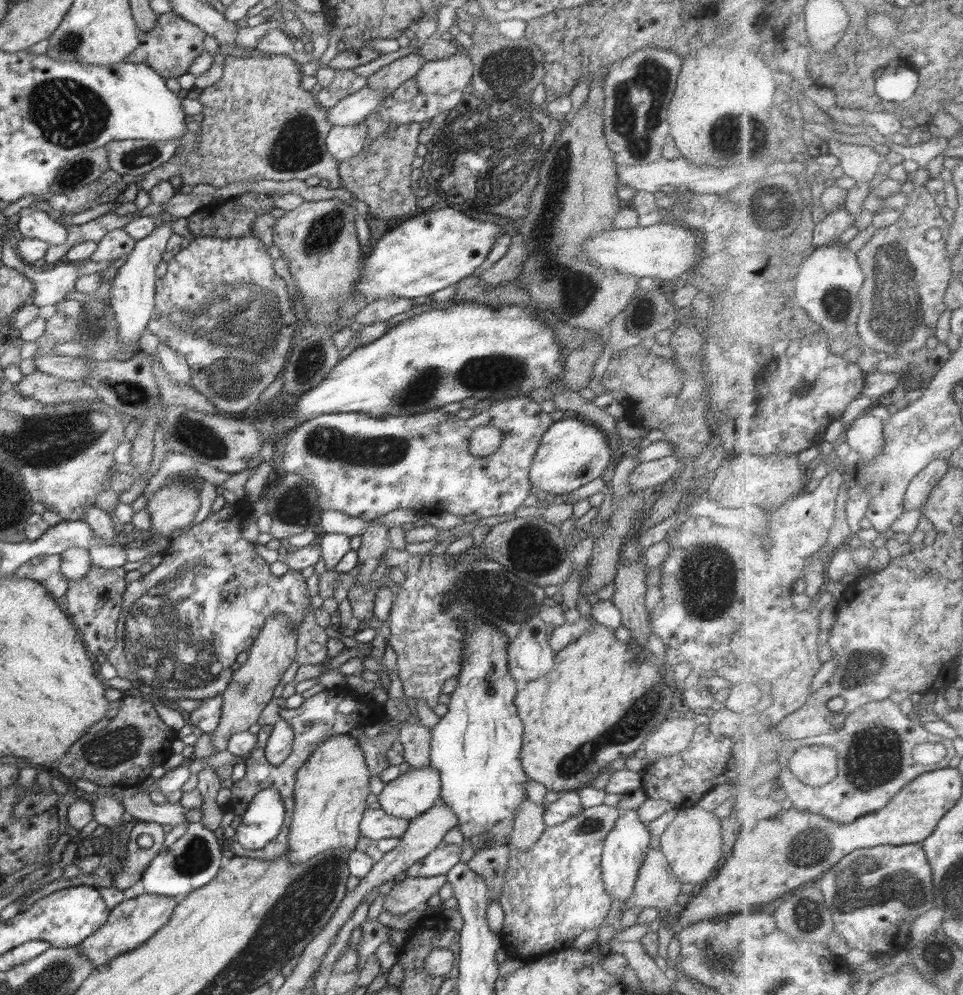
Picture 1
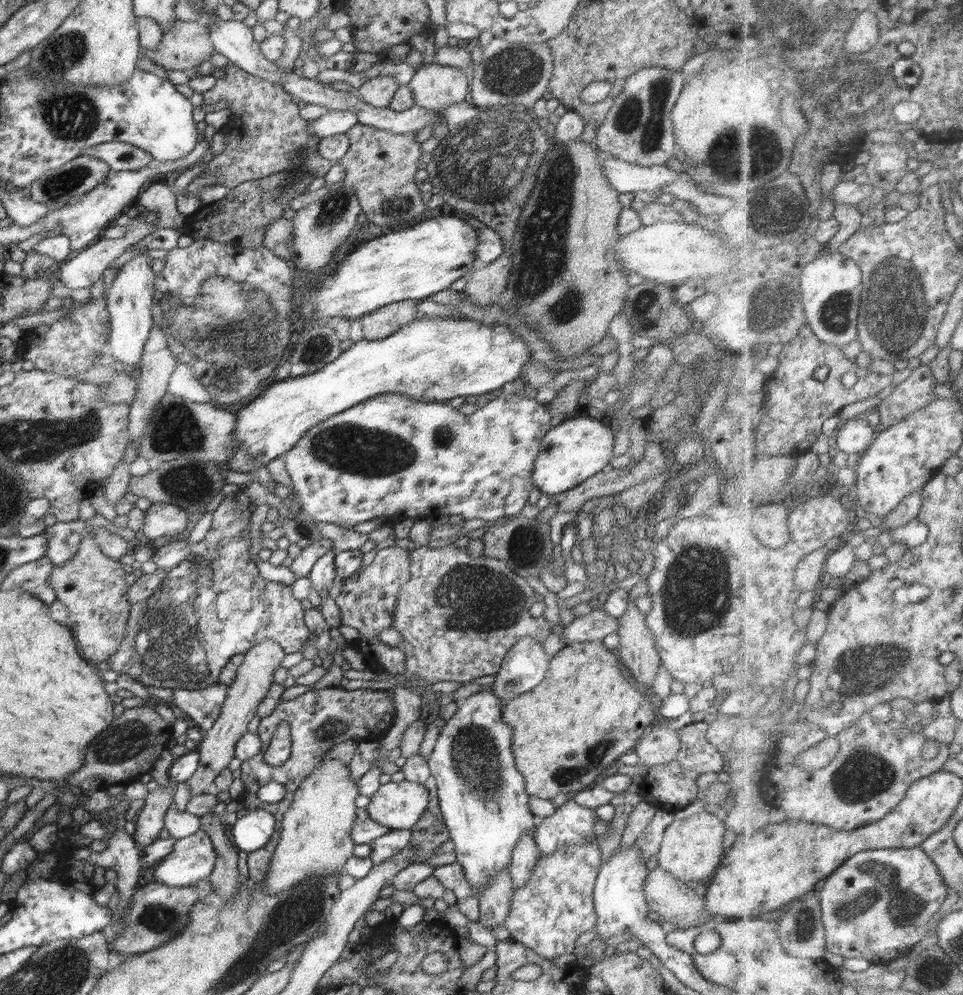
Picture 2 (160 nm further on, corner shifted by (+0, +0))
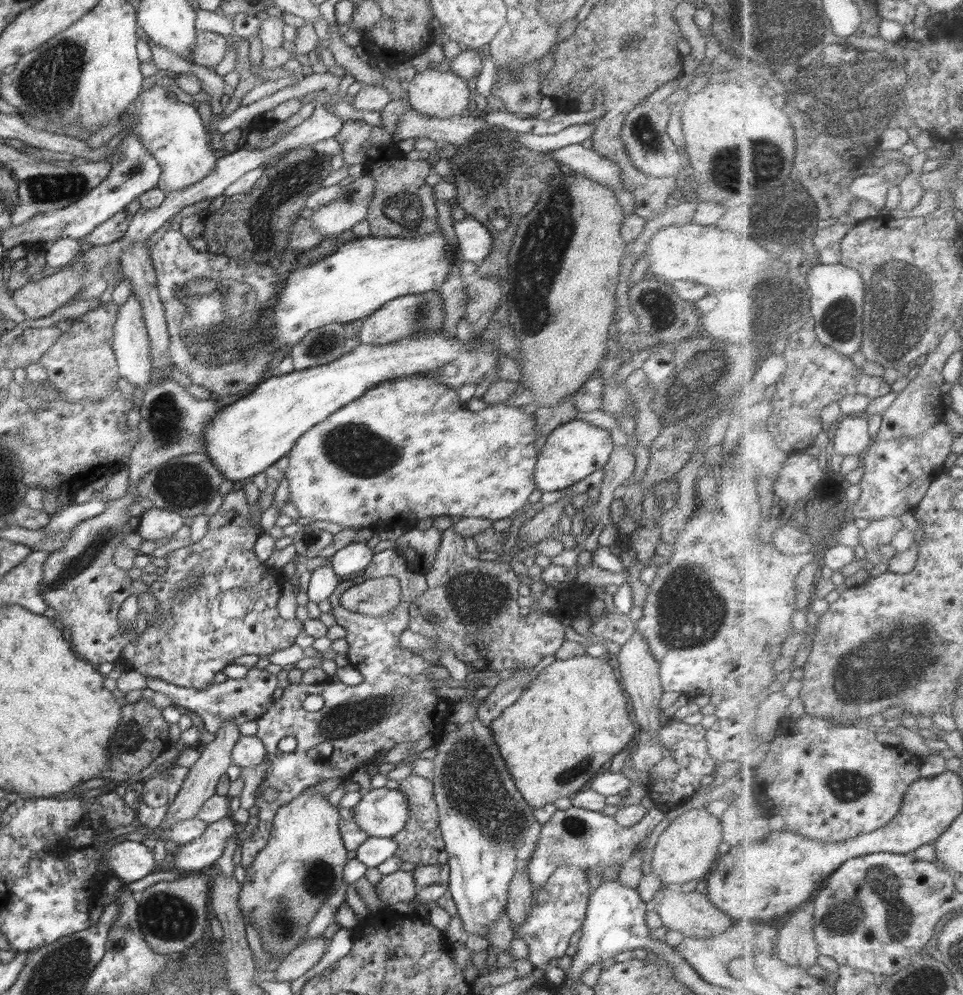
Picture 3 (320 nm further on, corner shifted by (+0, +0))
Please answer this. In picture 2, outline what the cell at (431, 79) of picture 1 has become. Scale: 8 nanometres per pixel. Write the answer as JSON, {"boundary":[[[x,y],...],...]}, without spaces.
{"boundary":[[[436,63],[422,65],[408,86],[415,104],[426,110],[440,110],[469,98],[468,78],[463,69]]]}

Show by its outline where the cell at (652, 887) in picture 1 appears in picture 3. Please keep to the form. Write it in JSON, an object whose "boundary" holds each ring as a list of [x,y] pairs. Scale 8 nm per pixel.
{"boundary":[[[663,884],[648,902],[648,908],[660,915],[663,925],[668,930],[678,930],[678,932],[682,932],[686,937],[708,938],[716,936],[728,930],[732,924],[736,924],[734,919],[730,920],[730,916],[726,916],[722,910],[718,910],[716,906],[710,903],[707,894],[696,890],[691,892],[672,891]]]}

